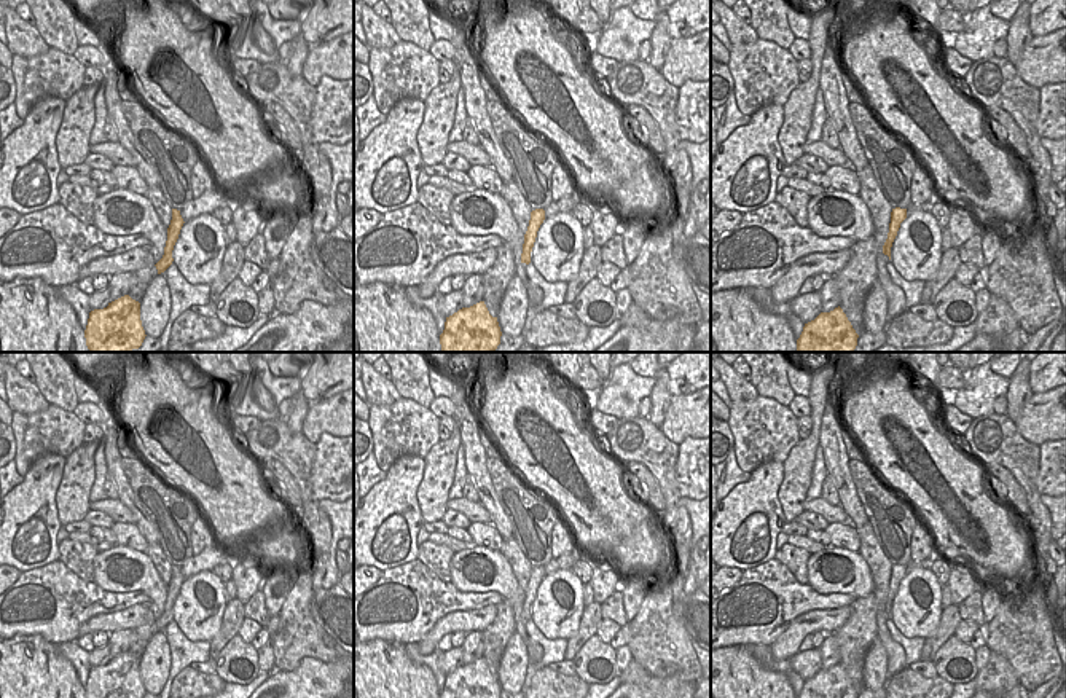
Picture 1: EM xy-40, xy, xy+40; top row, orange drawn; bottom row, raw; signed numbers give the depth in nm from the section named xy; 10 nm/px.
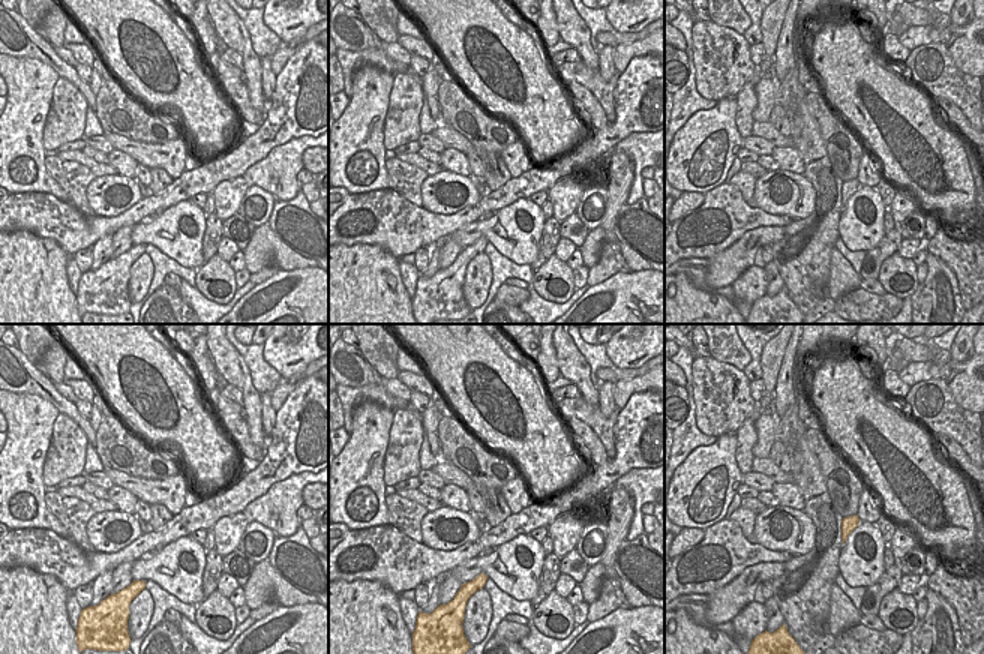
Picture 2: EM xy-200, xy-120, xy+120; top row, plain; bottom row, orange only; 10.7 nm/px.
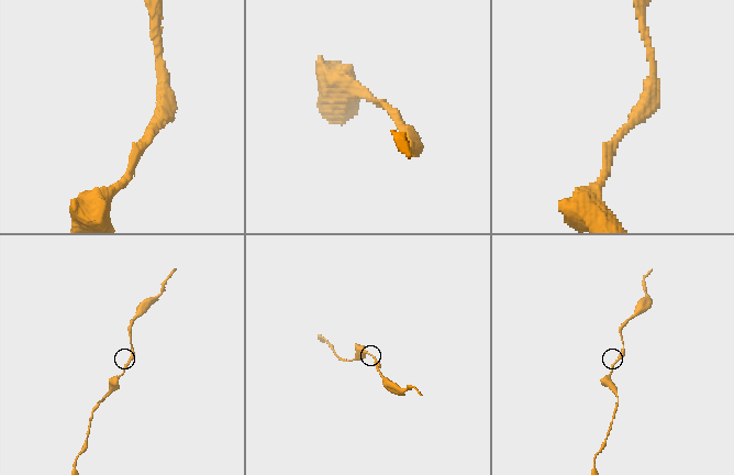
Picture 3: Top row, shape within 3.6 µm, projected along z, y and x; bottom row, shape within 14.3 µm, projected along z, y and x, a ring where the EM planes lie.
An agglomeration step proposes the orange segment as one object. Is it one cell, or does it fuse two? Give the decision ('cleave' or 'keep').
keep

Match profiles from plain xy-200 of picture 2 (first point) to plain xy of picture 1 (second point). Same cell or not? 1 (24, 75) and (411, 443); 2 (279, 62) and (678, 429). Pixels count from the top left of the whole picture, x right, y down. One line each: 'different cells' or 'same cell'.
1: different cells
2: same cell

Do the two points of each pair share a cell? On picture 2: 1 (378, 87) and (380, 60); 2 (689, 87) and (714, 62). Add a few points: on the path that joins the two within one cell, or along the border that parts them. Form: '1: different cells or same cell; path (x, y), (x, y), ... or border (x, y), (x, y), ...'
1: different cells; border (392, 74), (362, 65), (353, 77), (351, 89)
2: different cells; border (690, 47), (695, 89), (704, 98), (717, 101)

